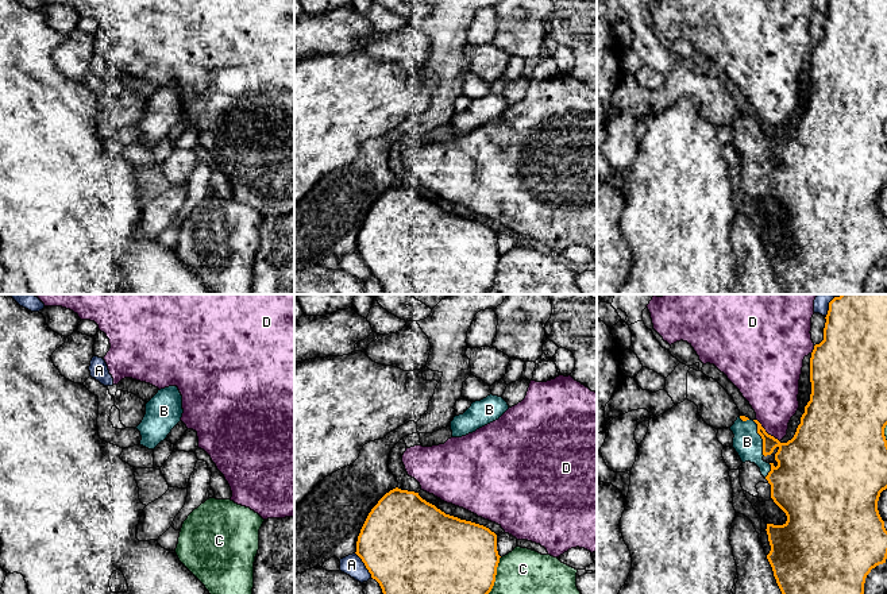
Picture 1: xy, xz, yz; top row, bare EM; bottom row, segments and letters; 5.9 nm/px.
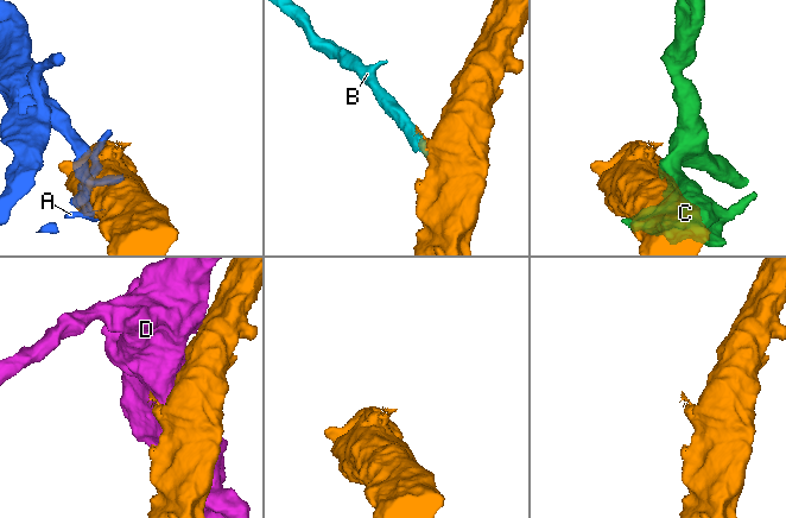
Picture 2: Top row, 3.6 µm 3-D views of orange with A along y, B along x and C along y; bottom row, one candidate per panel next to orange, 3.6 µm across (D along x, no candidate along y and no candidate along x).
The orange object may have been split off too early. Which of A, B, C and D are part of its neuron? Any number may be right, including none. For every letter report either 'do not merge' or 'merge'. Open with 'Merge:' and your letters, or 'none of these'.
Merge: B
A: do not merge
B: merge
C: do not merge
D: do not merge

